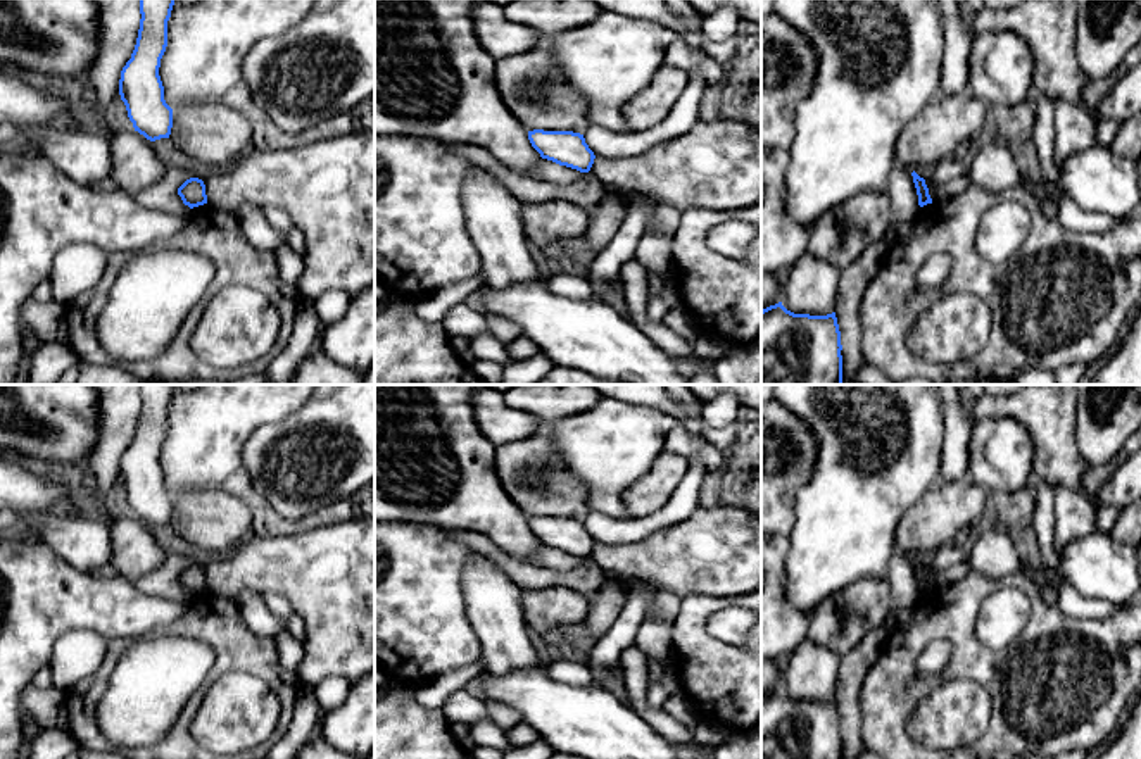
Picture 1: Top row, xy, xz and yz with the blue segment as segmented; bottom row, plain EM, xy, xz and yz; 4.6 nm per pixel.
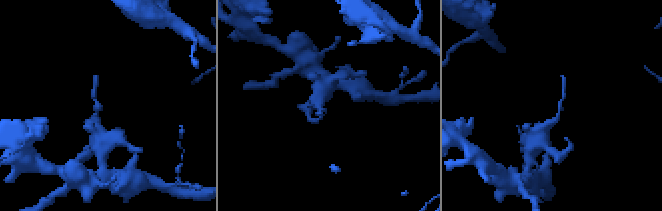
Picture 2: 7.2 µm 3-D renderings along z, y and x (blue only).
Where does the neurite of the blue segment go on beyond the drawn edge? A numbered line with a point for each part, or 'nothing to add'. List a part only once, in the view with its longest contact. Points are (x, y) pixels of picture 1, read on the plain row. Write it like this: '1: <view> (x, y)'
nothing to add

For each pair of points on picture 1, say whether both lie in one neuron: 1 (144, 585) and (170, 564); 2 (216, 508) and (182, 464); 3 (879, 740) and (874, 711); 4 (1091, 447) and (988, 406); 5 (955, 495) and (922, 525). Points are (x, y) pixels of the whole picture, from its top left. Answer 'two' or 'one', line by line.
1: one
2: two
3: one
4: two
5: one

